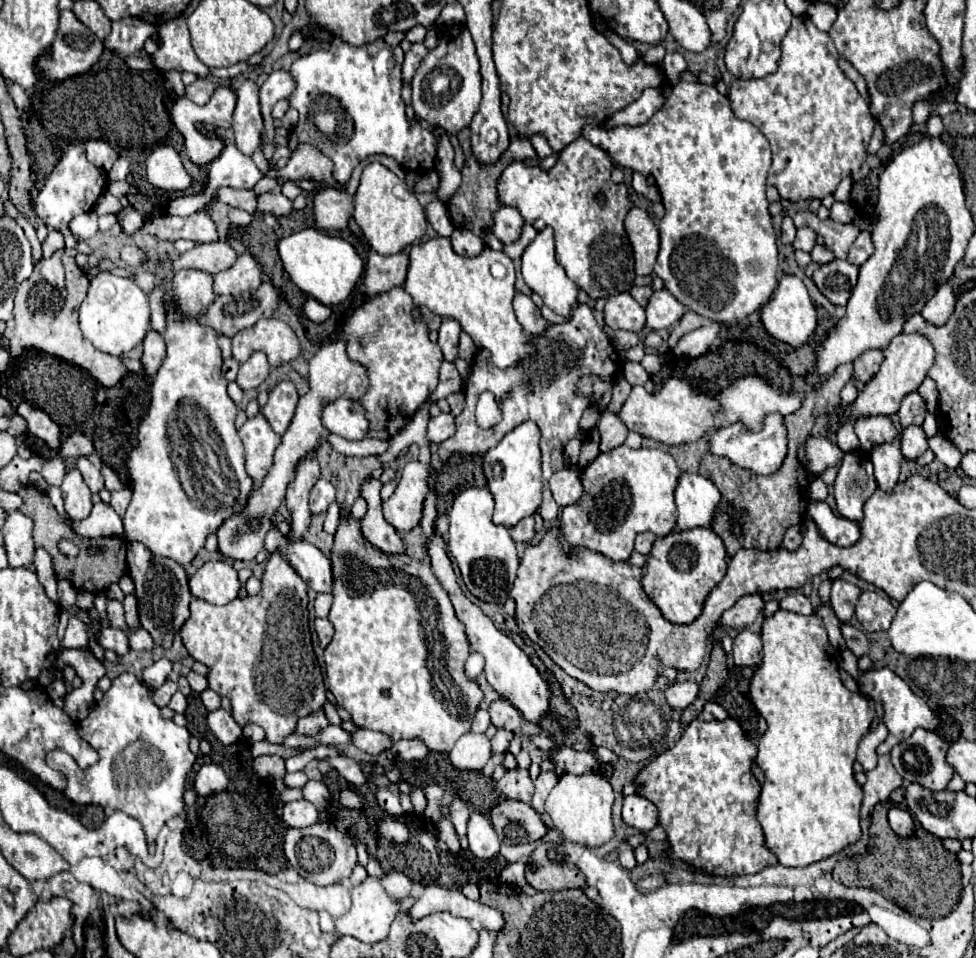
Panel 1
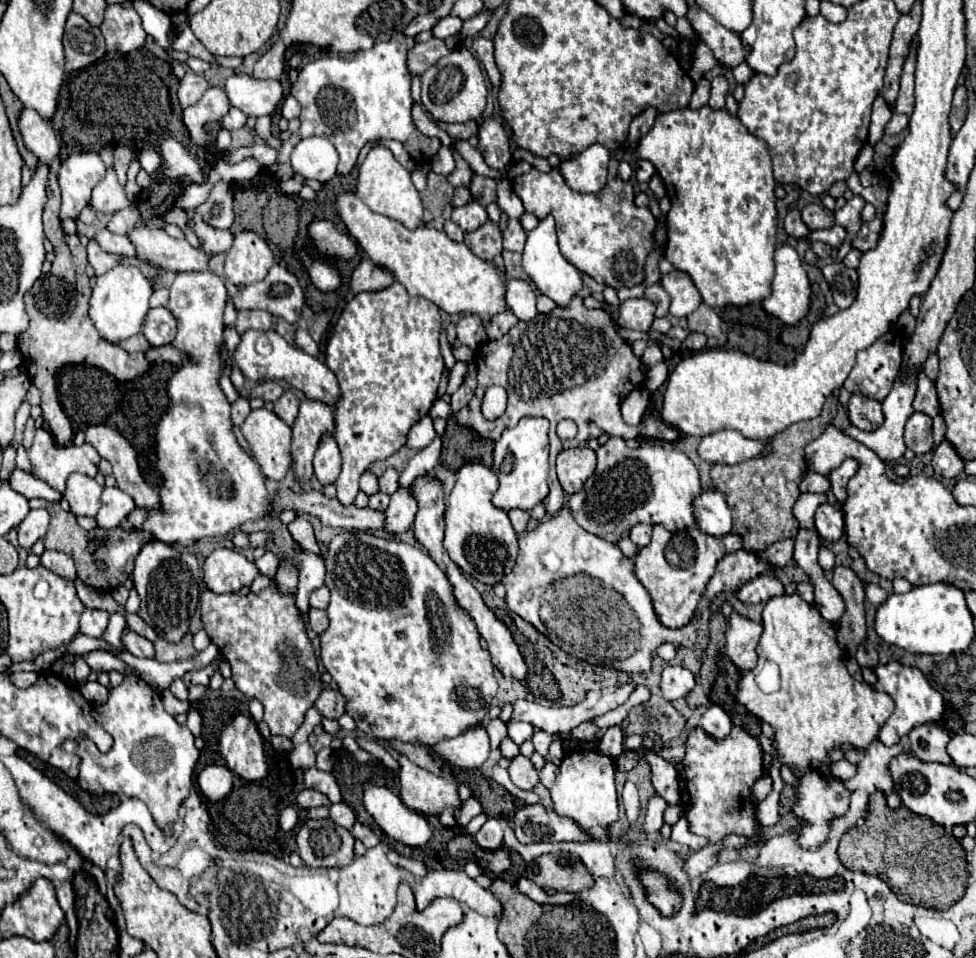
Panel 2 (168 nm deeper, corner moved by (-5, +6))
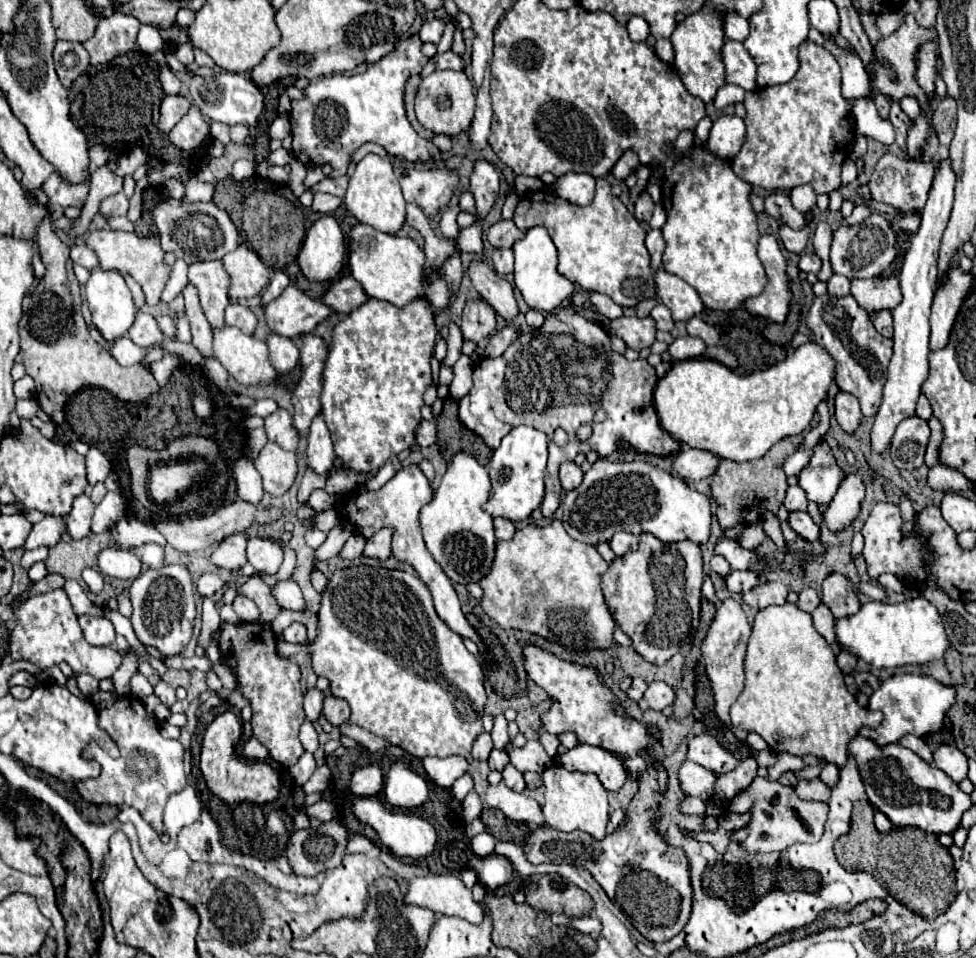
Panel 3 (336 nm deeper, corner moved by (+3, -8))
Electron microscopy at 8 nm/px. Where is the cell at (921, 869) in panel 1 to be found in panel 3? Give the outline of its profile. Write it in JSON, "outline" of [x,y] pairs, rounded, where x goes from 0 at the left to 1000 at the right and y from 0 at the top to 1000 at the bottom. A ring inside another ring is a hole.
{"outline":[[[878,837],[874,839],[874,852],[872,852],[872,866],[862,873],[856,879],[856,891],[860,902],[866,908],[886,908],[894,912],[905,927],[917,935],[923,944],[933,948],[935,952],[944,954],[950,960],[956,960],[964,952],[968,952],[968,946],[978,939],[978,906],[976,906],[976,896],[972,887],[960,877],[960,873],[952,868],[944,868],[942,864],[915,864],[913,868],[899,868],[894,860],[894,841],[890,837]]]}

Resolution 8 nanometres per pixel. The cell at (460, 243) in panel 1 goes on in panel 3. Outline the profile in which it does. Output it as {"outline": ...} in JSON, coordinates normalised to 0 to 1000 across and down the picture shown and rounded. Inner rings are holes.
{"outline":[[[513,230],[501,238],[499,248],[507,259],[524,259],[532,248],[536,248],[536,242],[528,236],[526,230]]]}

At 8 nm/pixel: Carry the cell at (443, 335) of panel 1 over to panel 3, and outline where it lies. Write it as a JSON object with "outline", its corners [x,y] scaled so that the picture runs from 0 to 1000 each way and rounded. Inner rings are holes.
{"outline":[[[478,313],[474,322],[474,336],[472,336],[472,347],[476,355],[493,357],[499,353],[509,338],[509,328],[505,326],[505,319],[499,317],[497,313]]]}

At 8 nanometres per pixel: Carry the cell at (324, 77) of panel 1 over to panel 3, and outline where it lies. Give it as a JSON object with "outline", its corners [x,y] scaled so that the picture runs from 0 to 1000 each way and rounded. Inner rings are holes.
{"outline":[[[423,35],[370,77],[341,77],[327,86],[319,86],[313,92],[313,102],[300,104],[300,115],[296,119],[300,163],[310,171],[339,171],[341,186],[356,180],[360,161],[374,148],[386,148],[401,163],[411,163],[421,169],[448,165],[450,157],[446,150],[431,144],[419,129],[413,104],[417,84],[440,63],[431,54],[431,46],[431,40]]]}

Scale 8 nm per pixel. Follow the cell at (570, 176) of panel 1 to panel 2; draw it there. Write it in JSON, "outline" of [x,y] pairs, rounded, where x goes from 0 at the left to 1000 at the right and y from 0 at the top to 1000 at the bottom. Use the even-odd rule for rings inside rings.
{"outline":[[[626,165],[622,192],[610,203],[585,198],[573,175],[565,175],[565,180],[546,175],[542,182],[526,186],[526,198],[534,207],[540,221],[550,228],[560,223],[569,228],[573,259],[581,273],[585,273],[593,284],[606,288],[610,294],[630,303],[659,294],[659,278],[665,261],[669,259],[667,244],[673,236],[665,217],[651,215],[649,194],[632,184],[632,173],[634,169]]]}

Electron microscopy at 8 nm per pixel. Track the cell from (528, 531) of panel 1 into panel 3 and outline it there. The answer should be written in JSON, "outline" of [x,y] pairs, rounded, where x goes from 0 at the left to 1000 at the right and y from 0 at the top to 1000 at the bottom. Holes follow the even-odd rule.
{"outline":[[[505,541],[505,547],[507,547],[507,559],[511,564],[524,564],[526,557],[528,557],[528,549],[524,543],[519,541]]]}

